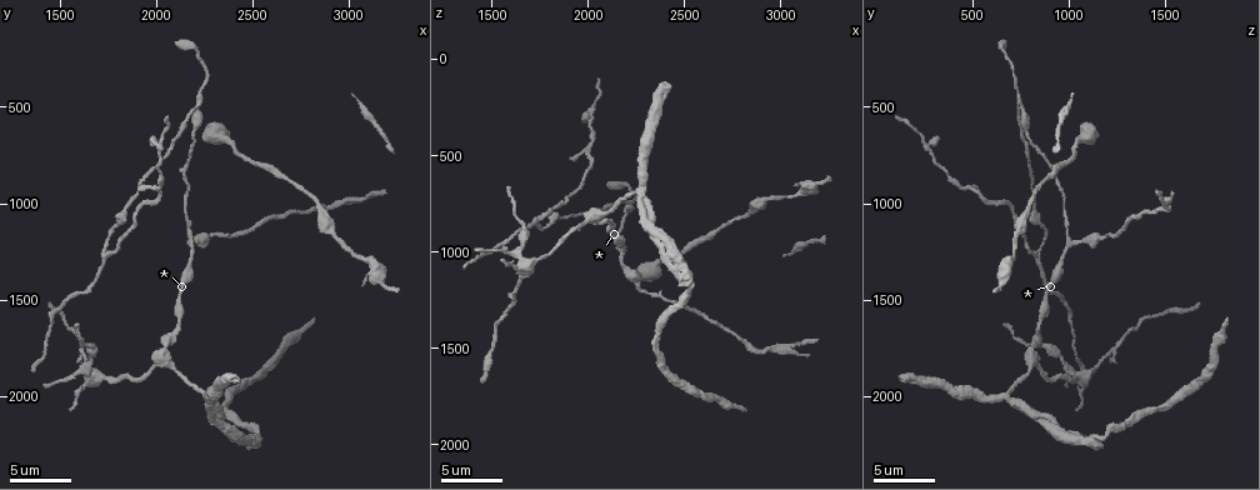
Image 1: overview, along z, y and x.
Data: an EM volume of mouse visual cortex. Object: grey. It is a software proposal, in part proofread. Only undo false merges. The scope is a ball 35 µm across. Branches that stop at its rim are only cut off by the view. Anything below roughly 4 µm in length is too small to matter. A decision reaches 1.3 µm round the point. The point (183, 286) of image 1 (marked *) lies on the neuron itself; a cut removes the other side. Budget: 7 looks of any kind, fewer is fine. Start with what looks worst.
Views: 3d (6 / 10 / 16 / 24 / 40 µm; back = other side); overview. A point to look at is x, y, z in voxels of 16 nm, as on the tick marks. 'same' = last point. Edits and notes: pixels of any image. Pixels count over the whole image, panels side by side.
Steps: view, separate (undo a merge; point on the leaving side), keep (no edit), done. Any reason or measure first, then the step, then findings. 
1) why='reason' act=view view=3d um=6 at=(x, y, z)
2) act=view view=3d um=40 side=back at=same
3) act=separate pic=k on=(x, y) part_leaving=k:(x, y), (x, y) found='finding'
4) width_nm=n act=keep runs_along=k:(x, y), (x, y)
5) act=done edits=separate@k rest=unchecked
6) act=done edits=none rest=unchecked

act=view view=3d um=10 at=(2180, 540, 740)

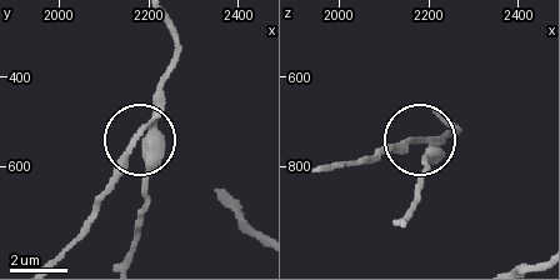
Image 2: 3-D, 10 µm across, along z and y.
side_arm_um=8 arms=3 act=separate pic=2 on=(124, 153) found='a second neuron is stuck on'

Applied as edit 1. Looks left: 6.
act=view view=overview

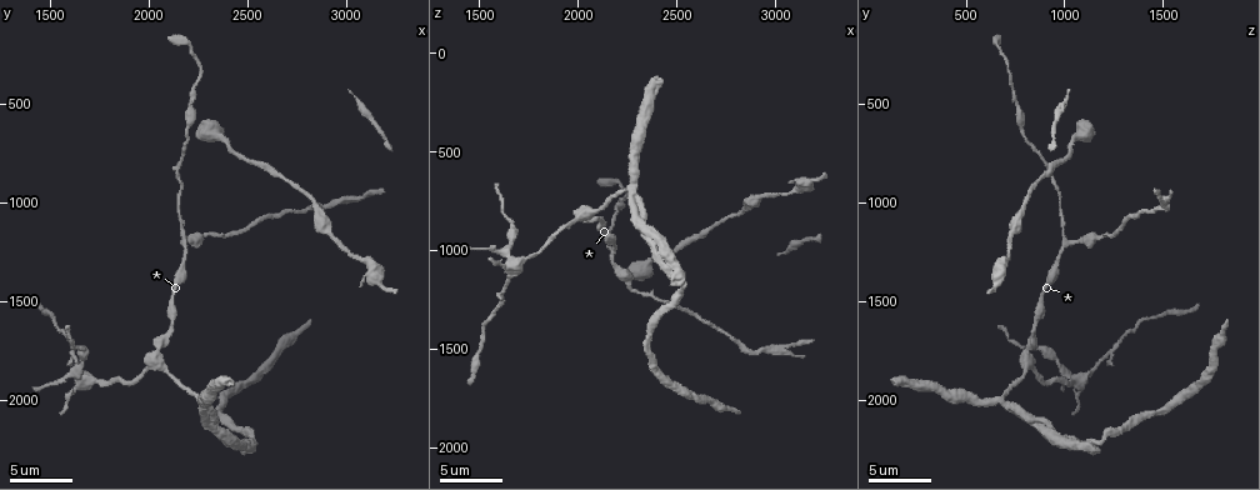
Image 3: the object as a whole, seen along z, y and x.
act=view view=3d um=16 at=(2050, 1840, 810)

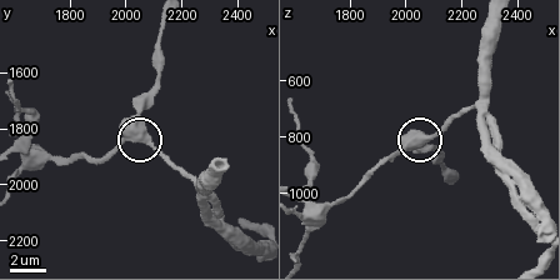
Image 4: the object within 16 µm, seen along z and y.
act=view view=3d um=16 side=back at=(2050, 1840, 810)

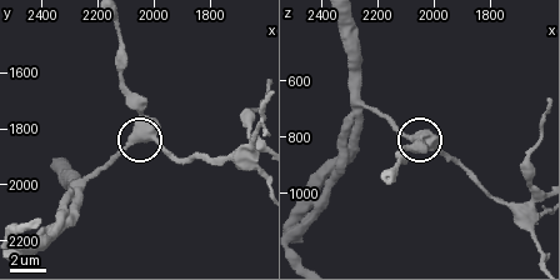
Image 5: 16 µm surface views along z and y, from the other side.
width_nm=510 act=keep runs_along=5:(118, 26), (120, 74), (139, 119), (139, 136), (178, 163) found='all the same neuron'

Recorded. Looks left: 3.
why='arms part here' act=view view=3d um=10 at=(2170, 1200, 1020)

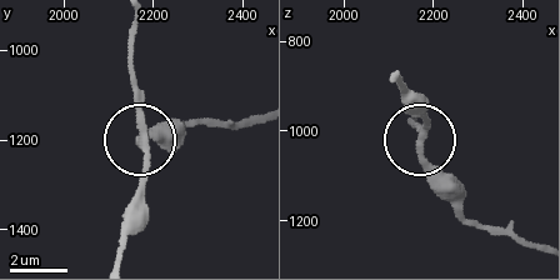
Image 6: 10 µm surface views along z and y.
act=view view=3d um=10 side=back at=(2170, 1200, 1015)

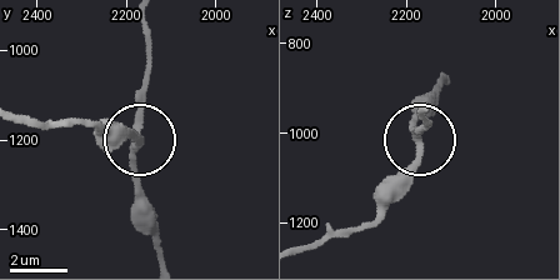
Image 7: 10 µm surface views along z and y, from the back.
arms=3 act=keep runs_along=7:(155, 240), (134, 178), (141, 143), (108, 143) found='one neuron here'

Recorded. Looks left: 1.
act=done edits=separate@2 rest=unchecked

